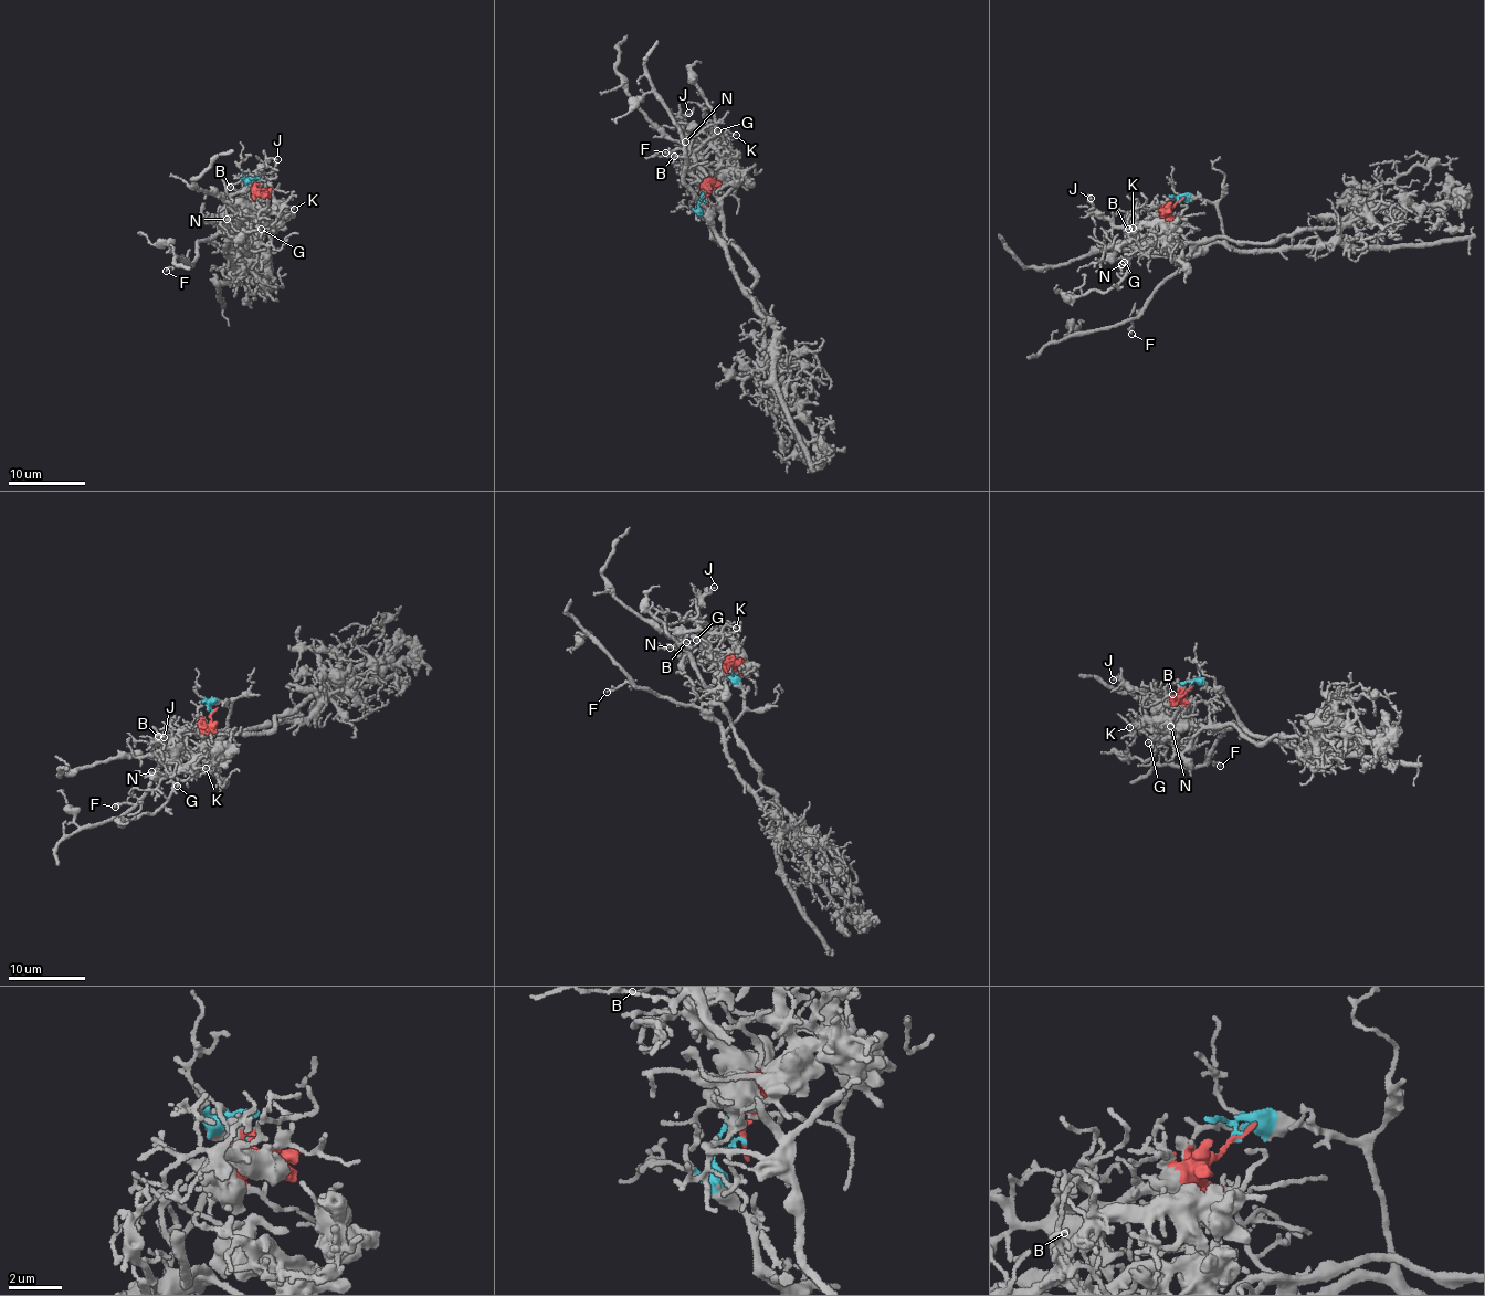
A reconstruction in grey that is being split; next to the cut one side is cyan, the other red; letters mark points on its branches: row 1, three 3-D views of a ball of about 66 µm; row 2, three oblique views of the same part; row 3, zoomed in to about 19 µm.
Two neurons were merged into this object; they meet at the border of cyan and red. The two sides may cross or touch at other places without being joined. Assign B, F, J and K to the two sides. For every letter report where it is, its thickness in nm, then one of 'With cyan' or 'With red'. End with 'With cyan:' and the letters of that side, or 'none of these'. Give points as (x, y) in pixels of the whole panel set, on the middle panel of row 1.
B: Place: (674, 156). Thickness 100 nm. With red
F: Place: (665, 153). Thickness 130 nm. With cyan
J: Place: (688, 113). Thickness 160 nm. With red
K: Place: (736, 135). Thickness 120 nm. With red
With cyan: F

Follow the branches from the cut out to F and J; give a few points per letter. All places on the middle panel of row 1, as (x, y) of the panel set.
F: (706, 200), (698, 213), (708, 222), (709, 234), (719, 239), (687, 189), (683, 150), (664, 153)
J: (706, 198), (711, 189), (698, 175), (695, 161), (696, 146), (681, 118), (688, 113)

